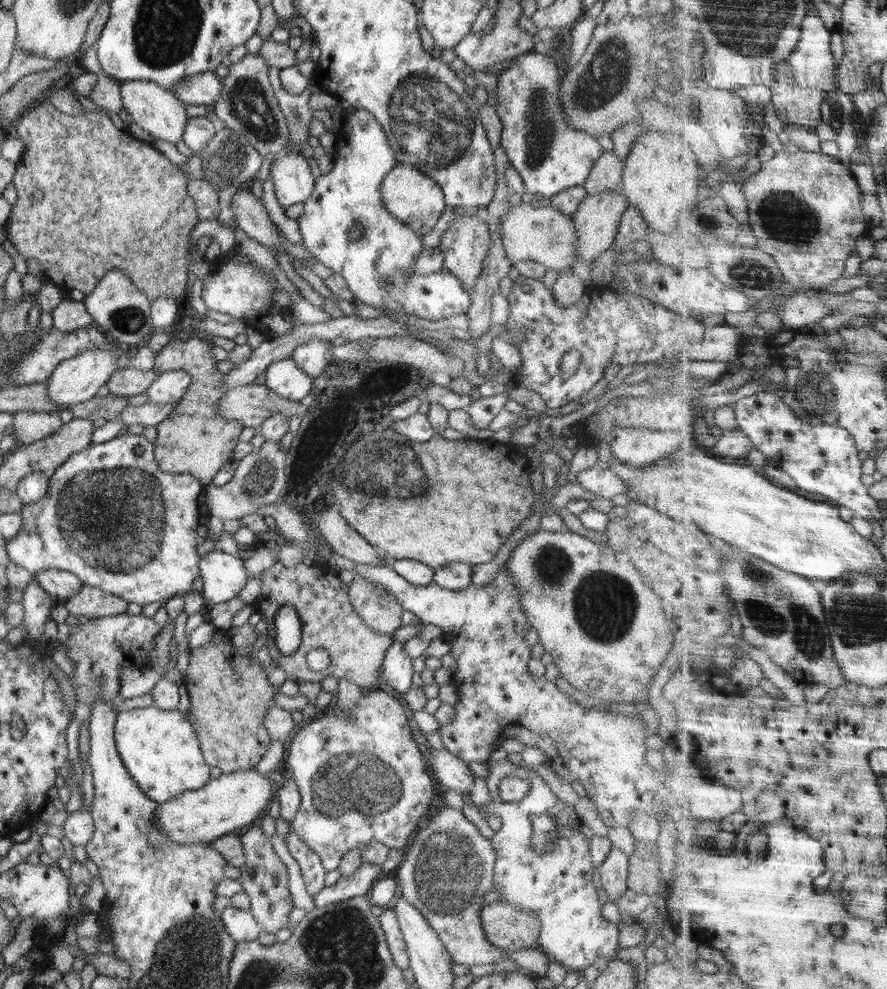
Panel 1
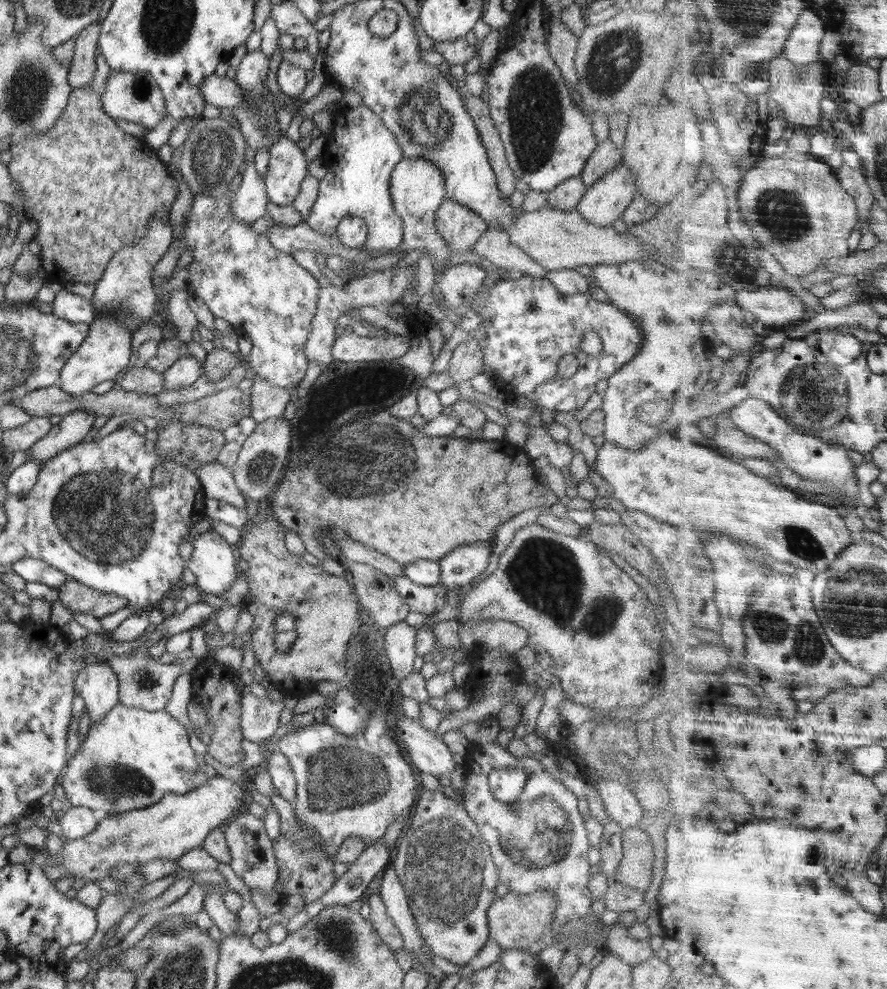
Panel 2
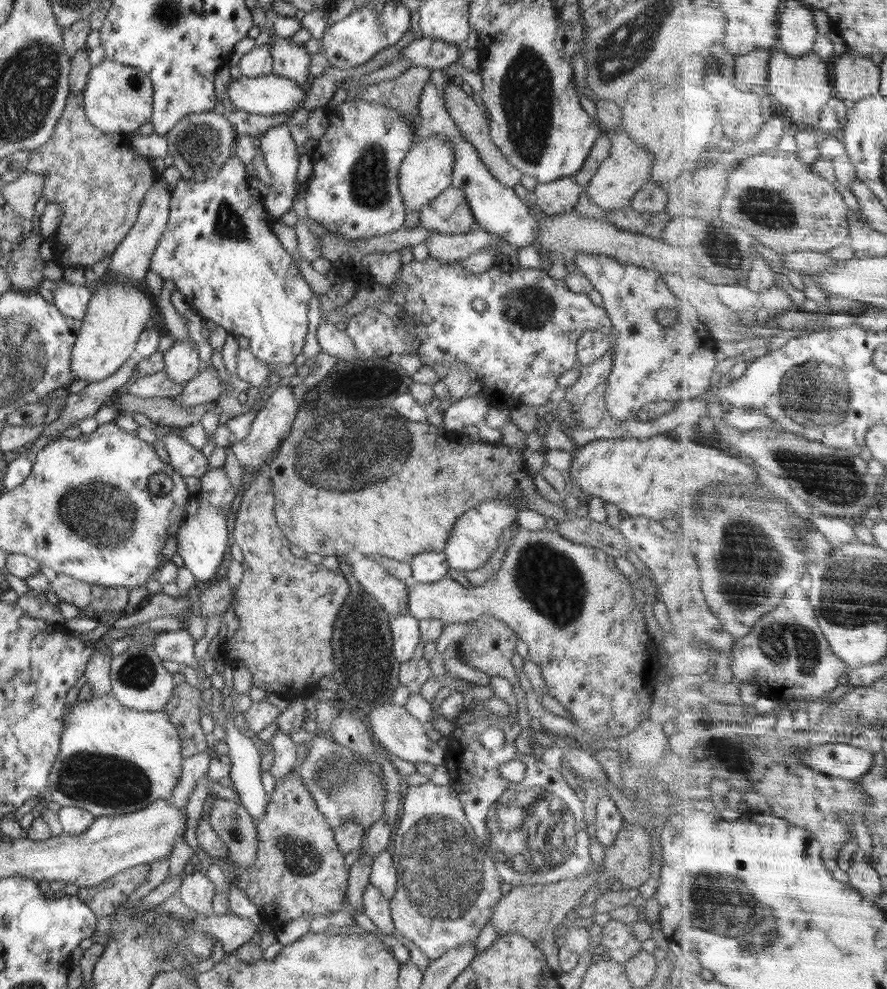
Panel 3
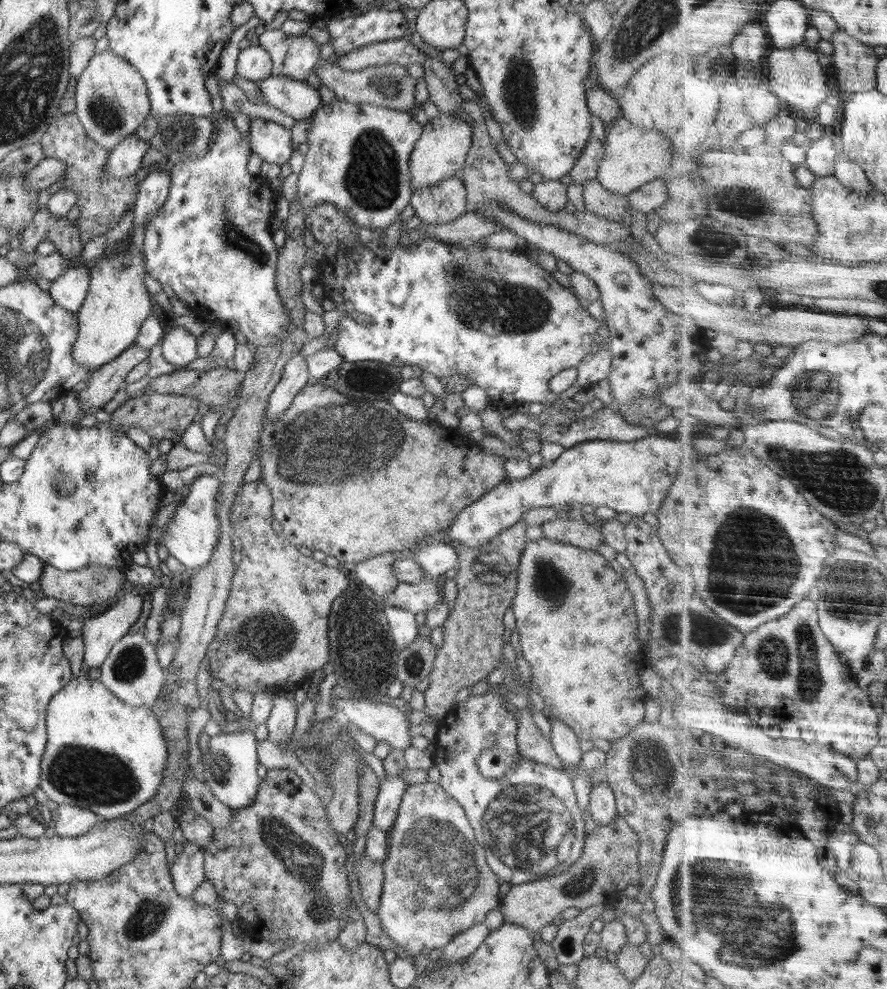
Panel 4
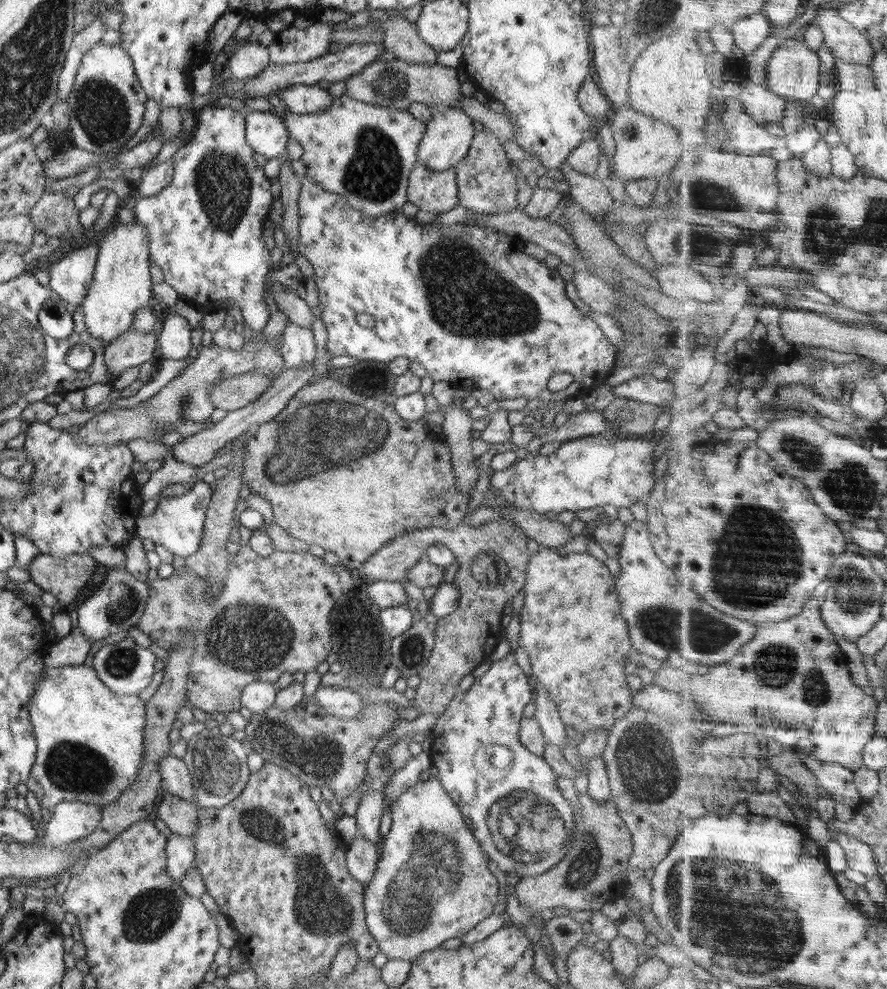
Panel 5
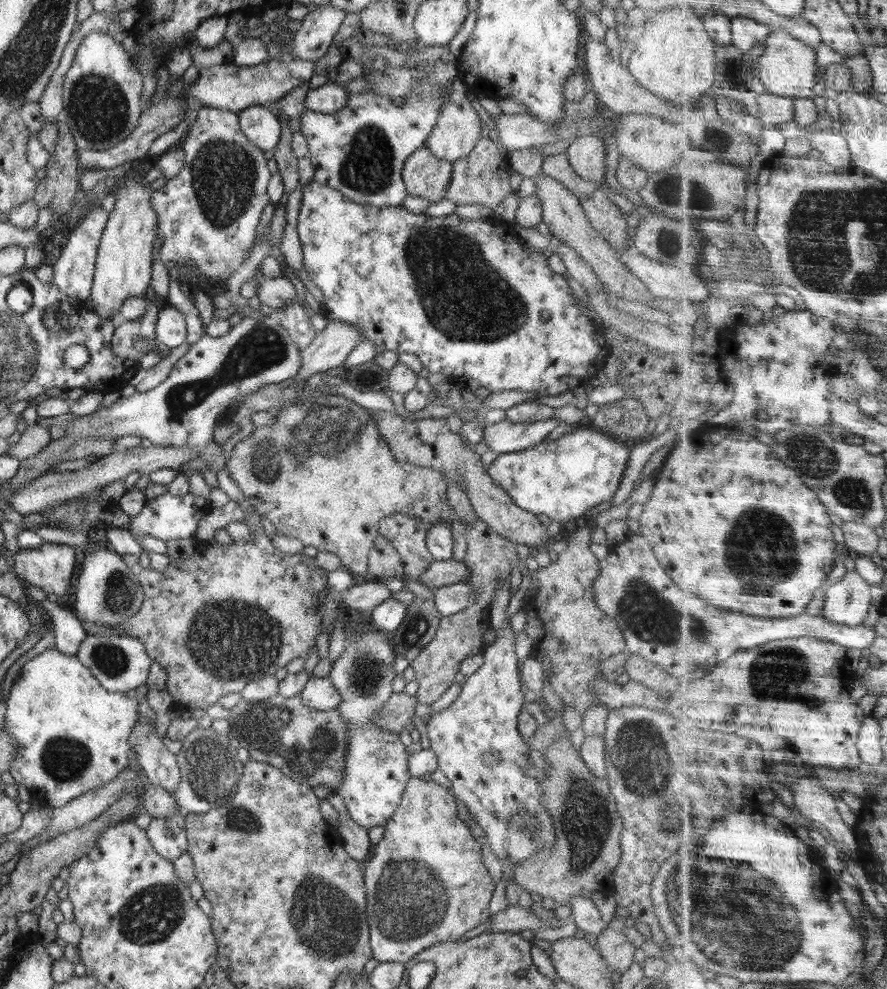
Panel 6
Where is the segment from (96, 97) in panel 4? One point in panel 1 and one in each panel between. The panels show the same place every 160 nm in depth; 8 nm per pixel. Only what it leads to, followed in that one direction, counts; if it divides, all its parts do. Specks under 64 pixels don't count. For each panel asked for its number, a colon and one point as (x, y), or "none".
1: (156, 110)
2: (134, 96)
3: (117, 99)

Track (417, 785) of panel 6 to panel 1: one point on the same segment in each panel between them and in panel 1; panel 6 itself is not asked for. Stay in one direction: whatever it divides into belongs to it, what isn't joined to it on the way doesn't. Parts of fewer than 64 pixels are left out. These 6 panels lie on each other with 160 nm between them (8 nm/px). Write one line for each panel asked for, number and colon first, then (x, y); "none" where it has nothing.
1: (449, 866)
2: (447, 872)
3: (447, 889)
4: (437, 884)
5: (432, 882)

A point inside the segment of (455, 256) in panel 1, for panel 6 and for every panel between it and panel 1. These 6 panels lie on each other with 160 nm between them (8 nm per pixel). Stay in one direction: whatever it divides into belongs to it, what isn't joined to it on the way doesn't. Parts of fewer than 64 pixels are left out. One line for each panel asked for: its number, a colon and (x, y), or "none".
2: (458, 226)
3: (449, 213)
4: (441, 203)
5: (436, 192)
6: (425, 175)

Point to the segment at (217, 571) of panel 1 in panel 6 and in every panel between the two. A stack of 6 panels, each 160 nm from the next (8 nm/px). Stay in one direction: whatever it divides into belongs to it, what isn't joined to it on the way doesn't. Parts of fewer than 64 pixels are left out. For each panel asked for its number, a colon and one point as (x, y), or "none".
2: (213, 562)
3: (202, 540)
4: (191, 536)
5: (177, 523)
6: (167, 517)

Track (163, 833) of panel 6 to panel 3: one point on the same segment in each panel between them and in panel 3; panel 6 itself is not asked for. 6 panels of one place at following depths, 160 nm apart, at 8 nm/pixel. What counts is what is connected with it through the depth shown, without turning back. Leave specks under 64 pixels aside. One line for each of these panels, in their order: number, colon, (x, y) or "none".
3: (196, 891)
4: (187, 872)
5: (180, 851)

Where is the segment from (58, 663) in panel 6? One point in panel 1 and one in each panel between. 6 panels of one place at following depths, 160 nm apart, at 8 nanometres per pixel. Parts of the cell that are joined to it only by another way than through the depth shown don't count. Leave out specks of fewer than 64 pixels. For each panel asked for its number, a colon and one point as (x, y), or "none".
1: (160, 749)
2: (129, 760)
3: (113, 760)
4: (103, 755)
5: (90, 740)

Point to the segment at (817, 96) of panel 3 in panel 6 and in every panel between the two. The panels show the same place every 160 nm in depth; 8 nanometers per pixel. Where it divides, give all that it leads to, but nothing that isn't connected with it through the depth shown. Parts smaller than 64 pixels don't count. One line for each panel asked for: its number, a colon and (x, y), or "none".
4: (796, 75)
5: (793, 71)
6: (789, 67)

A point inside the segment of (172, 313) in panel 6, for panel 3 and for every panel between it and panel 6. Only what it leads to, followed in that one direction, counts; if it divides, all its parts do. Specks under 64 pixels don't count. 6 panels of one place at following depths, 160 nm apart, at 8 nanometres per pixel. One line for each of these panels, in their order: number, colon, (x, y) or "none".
3: (182, 363)
4: (179, 349)
5: (174, 337)

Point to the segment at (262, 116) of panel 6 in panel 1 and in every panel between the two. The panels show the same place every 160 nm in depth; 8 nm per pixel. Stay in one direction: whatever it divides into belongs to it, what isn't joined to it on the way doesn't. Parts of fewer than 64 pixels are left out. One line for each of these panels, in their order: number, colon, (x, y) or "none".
1: (294, 182)
2: (287, 168)
3: (279, 150)
4: (271, 141)
5: (266, 132)

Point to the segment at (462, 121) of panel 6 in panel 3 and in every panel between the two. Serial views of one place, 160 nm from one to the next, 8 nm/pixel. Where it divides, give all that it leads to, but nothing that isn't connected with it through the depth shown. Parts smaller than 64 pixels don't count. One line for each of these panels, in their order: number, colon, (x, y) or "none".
3: (426, 171)
4: (440, 153)
5: (447, 139)

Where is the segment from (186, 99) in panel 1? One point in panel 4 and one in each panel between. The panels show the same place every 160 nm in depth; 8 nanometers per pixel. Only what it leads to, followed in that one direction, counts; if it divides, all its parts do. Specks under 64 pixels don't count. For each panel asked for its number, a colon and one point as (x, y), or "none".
2: (220, 91)
3: (272, 94)
4: (296, 98)

